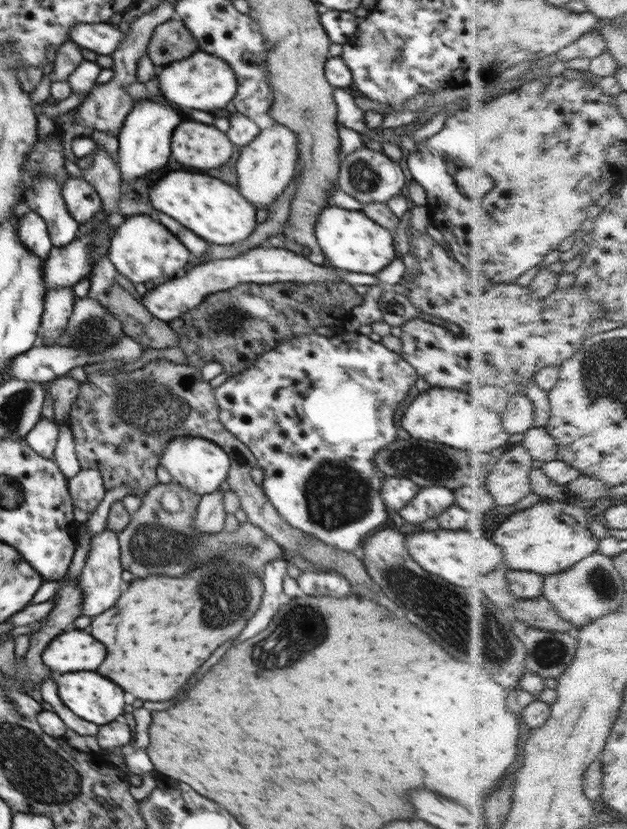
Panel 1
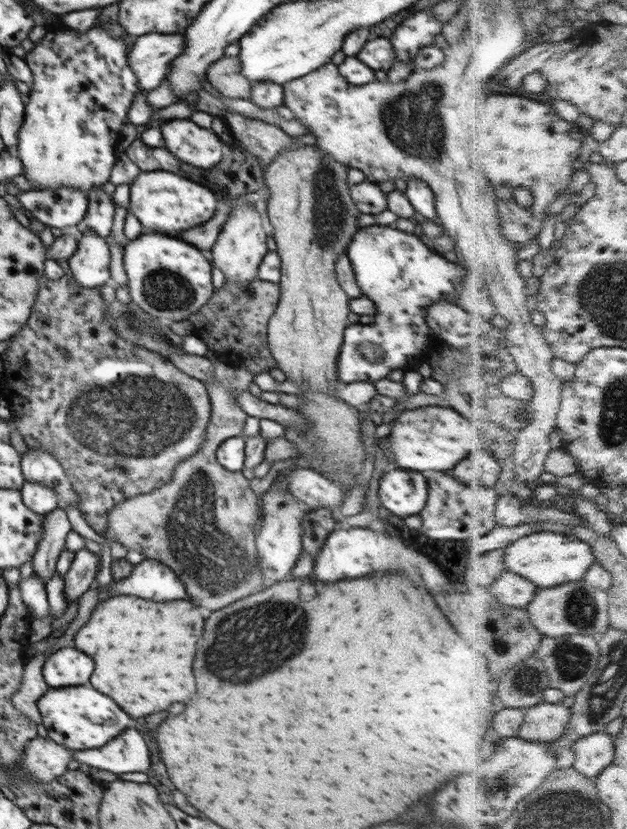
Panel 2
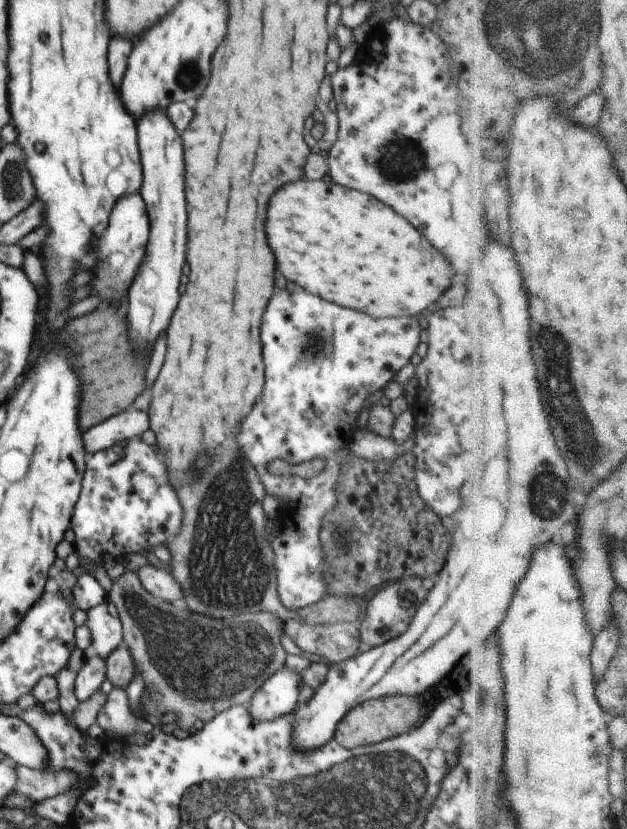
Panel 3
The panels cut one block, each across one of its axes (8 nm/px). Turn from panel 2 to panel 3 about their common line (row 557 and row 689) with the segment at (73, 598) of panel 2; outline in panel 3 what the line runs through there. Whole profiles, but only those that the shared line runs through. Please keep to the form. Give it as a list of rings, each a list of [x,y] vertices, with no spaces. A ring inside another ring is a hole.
[[[88,651],[86,662],[75,678],[74,694],[76,694],[76,698],[80,702],[87,701],[93,694],[100,691],[104,680],[106,680],[106,661],[102,660],[100,656],[96,656],[96,653]]]

